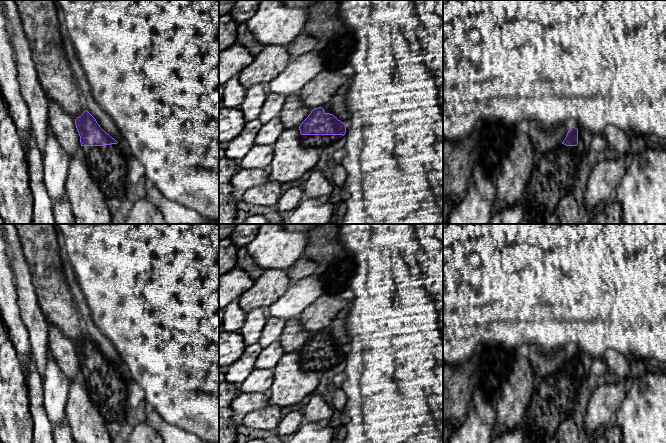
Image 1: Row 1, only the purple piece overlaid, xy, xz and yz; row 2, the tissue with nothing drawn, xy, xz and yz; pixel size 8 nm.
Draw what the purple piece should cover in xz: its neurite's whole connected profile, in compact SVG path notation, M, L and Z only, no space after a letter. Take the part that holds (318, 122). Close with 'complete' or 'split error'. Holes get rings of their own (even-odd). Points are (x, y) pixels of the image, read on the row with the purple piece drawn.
M325 104L313 109L299 130L303 145L329 151L333 143L344 137L346 124L338 120L329 105Z; split error

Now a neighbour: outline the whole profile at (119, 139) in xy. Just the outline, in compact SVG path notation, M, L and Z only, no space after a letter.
M62 29L62 40L67 60L73 72L75 82L79 89L86 110L96 119L100 127L112 138L114 138L118 144L121 145L122 149L126 153L127 161L129 163L132 155L128 151L126 143L119 134L118 128L113 122L112 118L94 100L91 94L91 89L85 77L85 72L78 60L74 46L64 29Z

